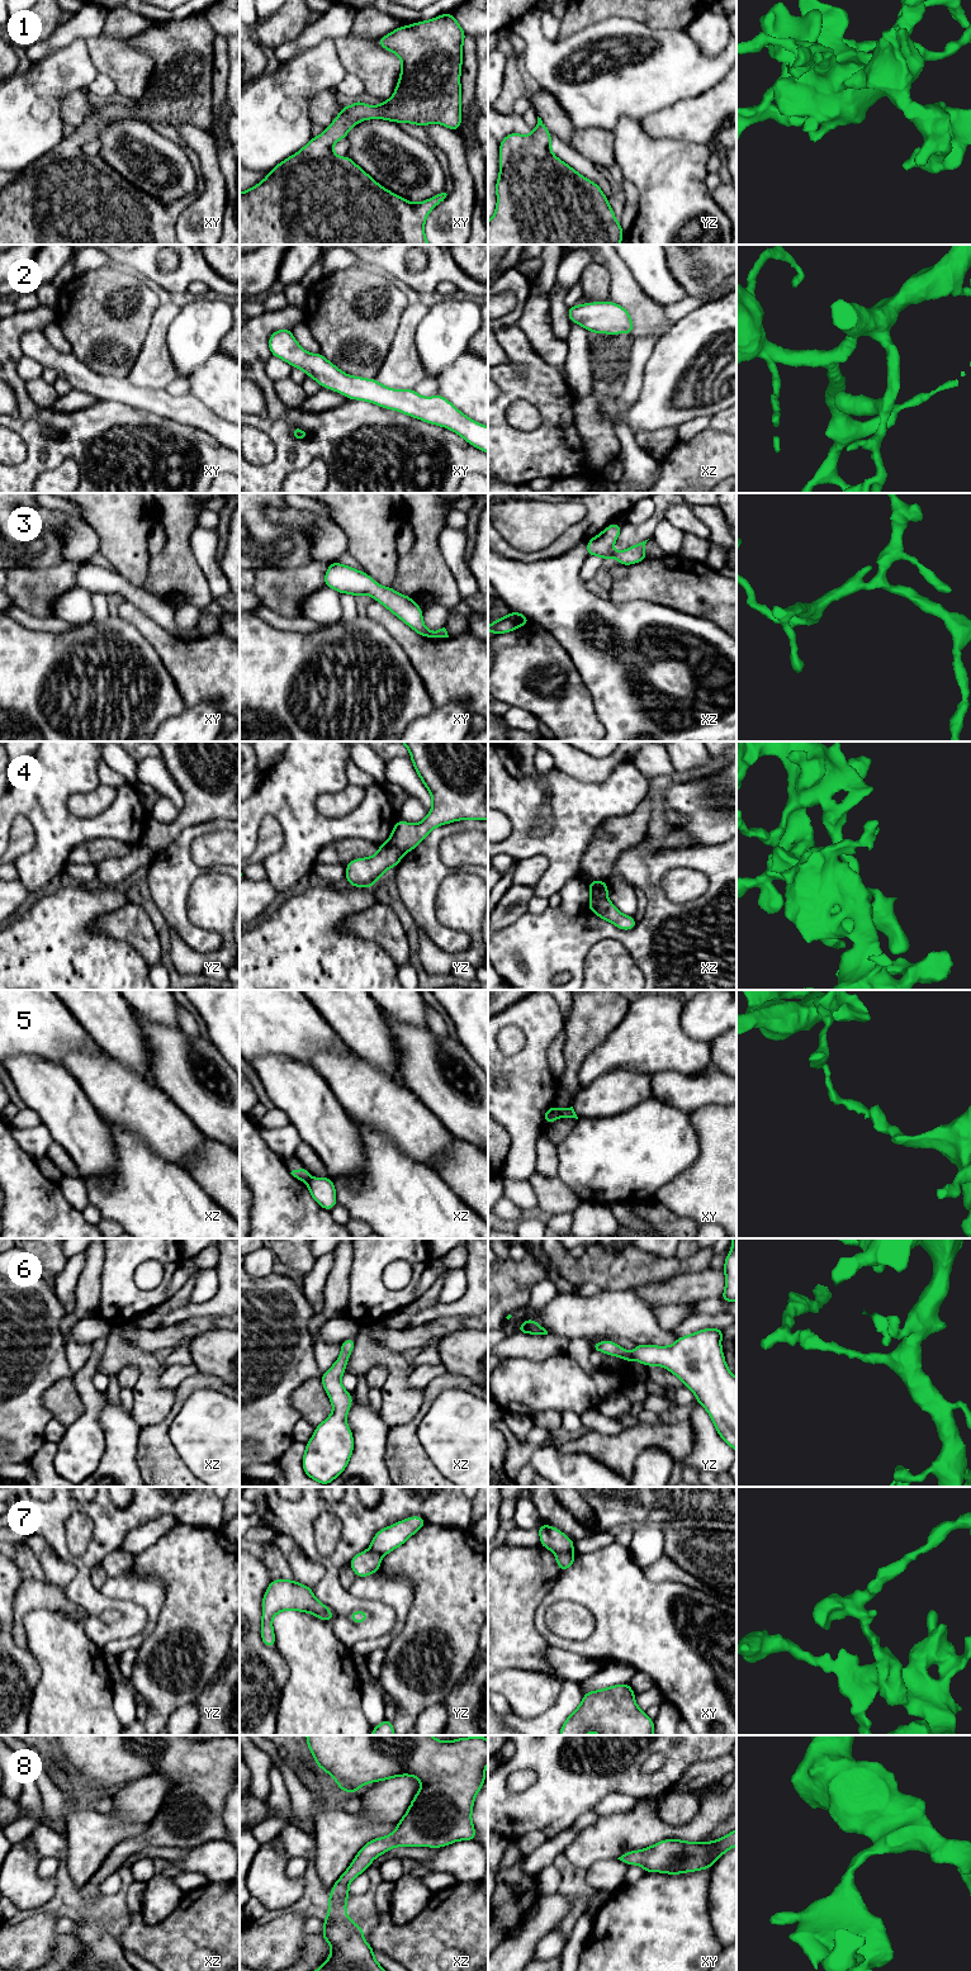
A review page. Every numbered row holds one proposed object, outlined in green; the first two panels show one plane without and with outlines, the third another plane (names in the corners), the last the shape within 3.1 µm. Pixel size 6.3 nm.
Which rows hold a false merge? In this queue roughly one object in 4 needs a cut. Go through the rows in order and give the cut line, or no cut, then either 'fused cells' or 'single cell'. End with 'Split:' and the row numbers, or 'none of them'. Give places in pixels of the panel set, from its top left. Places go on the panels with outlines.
1: no cut | single cell
2: no cut | single cell
3: no cut | single cell
4: yz (388, 841), (402, 854) | fused cells
5: xy (557, 1108), (559, 1116) | fused cells
6: no cut | single cell
7: xy (572, 1550), (555, 1554) | fused cells
8: no cut | single cell
Split: 4, 5, 7

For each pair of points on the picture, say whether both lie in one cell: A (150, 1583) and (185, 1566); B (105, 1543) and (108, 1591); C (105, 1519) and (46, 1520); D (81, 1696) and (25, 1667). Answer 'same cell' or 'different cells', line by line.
A: different cells
B: different cells
C: same cell
D: different cells

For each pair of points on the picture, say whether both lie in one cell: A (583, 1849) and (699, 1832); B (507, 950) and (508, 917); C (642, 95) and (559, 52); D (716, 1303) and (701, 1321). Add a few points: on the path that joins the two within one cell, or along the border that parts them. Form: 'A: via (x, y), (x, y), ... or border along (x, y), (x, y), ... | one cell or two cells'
A: via (612, 1836), (621, 1832), (669, 1832) | one cell
B: border along (527, 910), (501, 929) | two cells
C: via (612, 88), (569, 88), (553, 81) | one cell
D: border along (723, 1312), (692, 1315) | two cells

